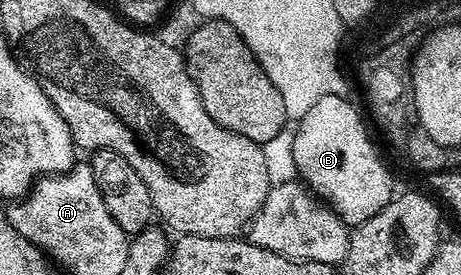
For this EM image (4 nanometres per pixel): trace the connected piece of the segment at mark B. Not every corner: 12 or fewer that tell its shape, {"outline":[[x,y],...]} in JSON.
{"outline":[[327,96],[295,125],[299,179],[345,224],[392,199],[360,112]]}

